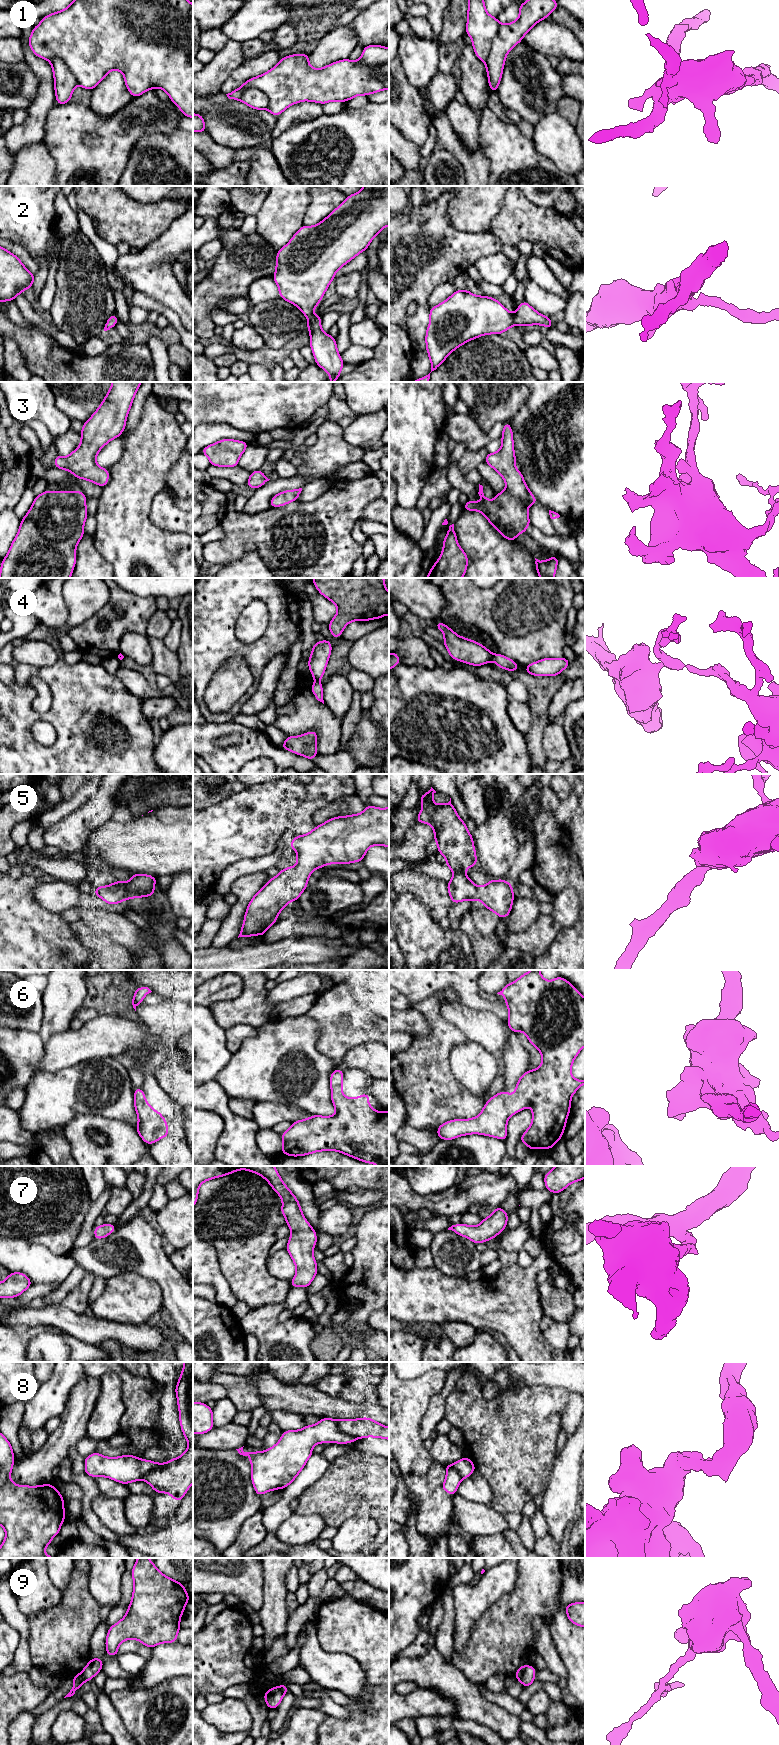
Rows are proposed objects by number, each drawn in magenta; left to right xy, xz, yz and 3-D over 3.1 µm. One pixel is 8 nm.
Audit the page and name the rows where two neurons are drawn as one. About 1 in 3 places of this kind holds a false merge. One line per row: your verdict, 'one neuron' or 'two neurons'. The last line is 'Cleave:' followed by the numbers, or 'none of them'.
1: two neurons
2: one neuron
3: one neuron
4: two neurons
5: one neuron
6: one neuron
7: one neuron
8: two neurons
9: two neurons
Cleave: 1, 4, 8, 9

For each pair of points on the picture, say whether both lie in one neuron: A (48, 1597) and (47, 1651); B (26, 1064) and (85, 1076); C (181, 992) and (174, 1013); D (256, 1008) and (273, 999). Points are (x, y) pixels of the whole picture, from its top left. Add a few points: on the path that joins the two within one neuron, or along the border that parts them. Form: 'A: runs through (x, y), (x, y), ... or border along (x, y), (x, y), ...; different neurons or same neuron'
A: border along (61, 1591), (61, 1600), (56, 1605), (28, 1616); different neurons
B: border along (36, 1073), (25, 1086); different neurons
C: border along (166, 999), (182, 1003); different neurons
D: border along (267, 991), (266, 1002), (273, 1007); different neurons

